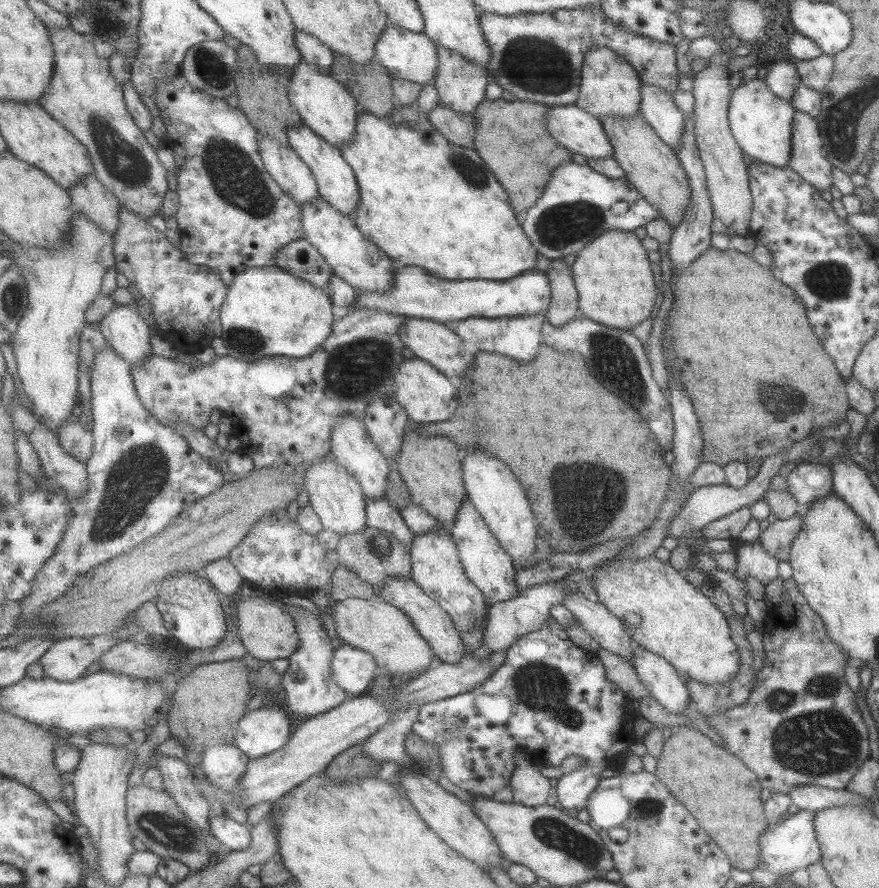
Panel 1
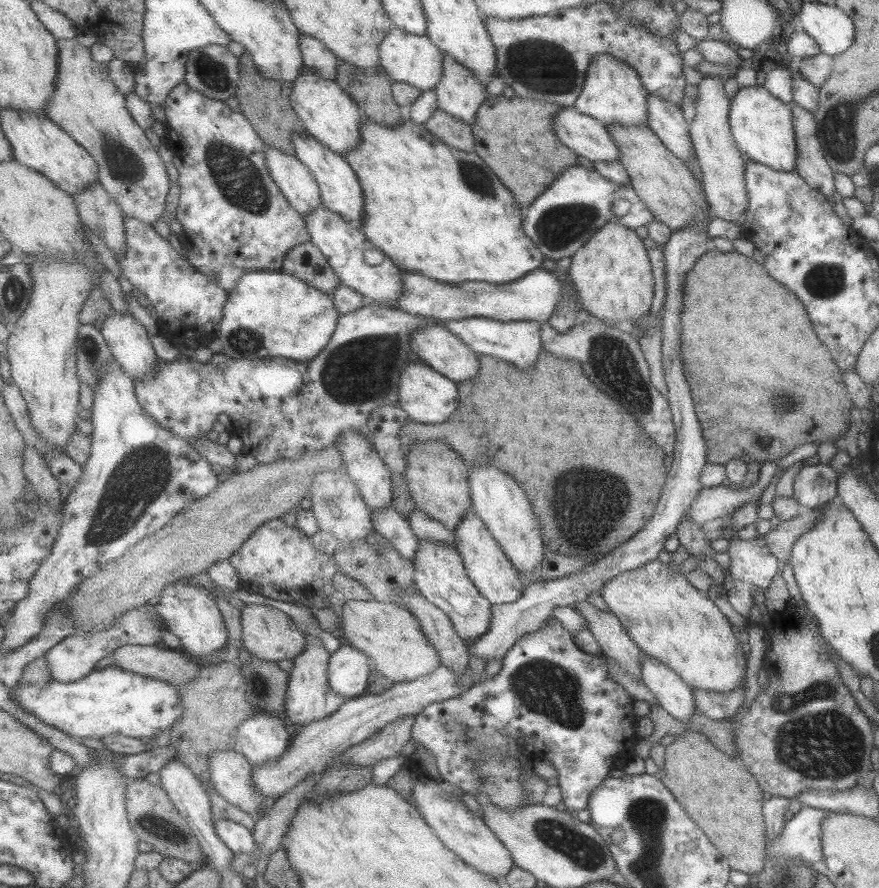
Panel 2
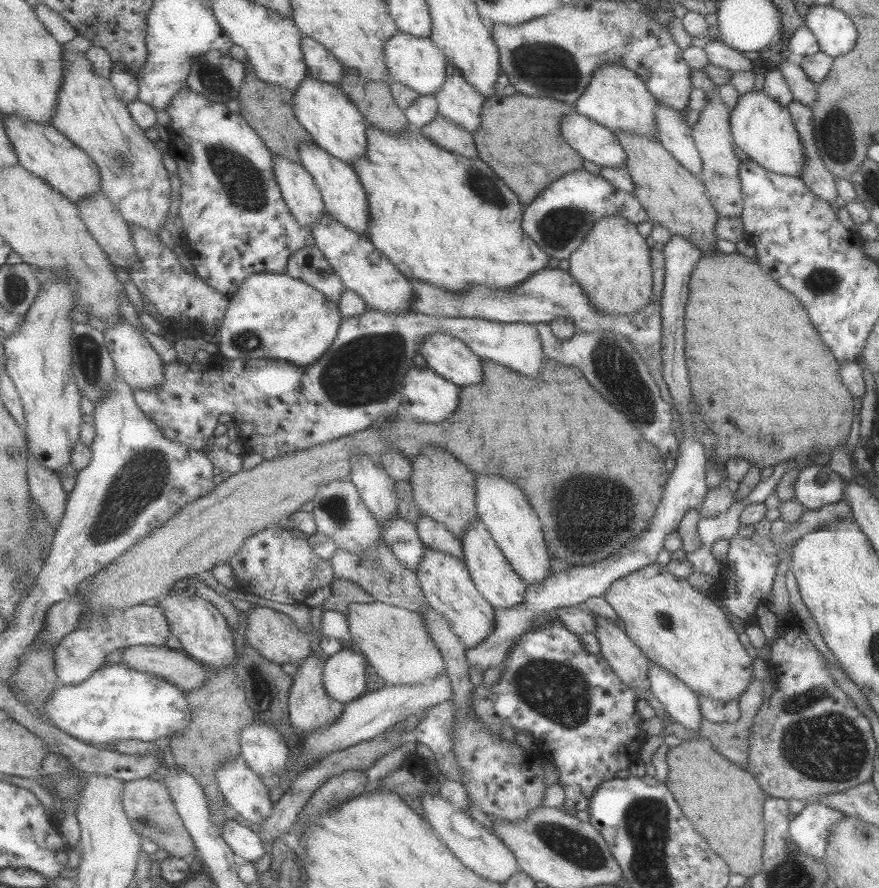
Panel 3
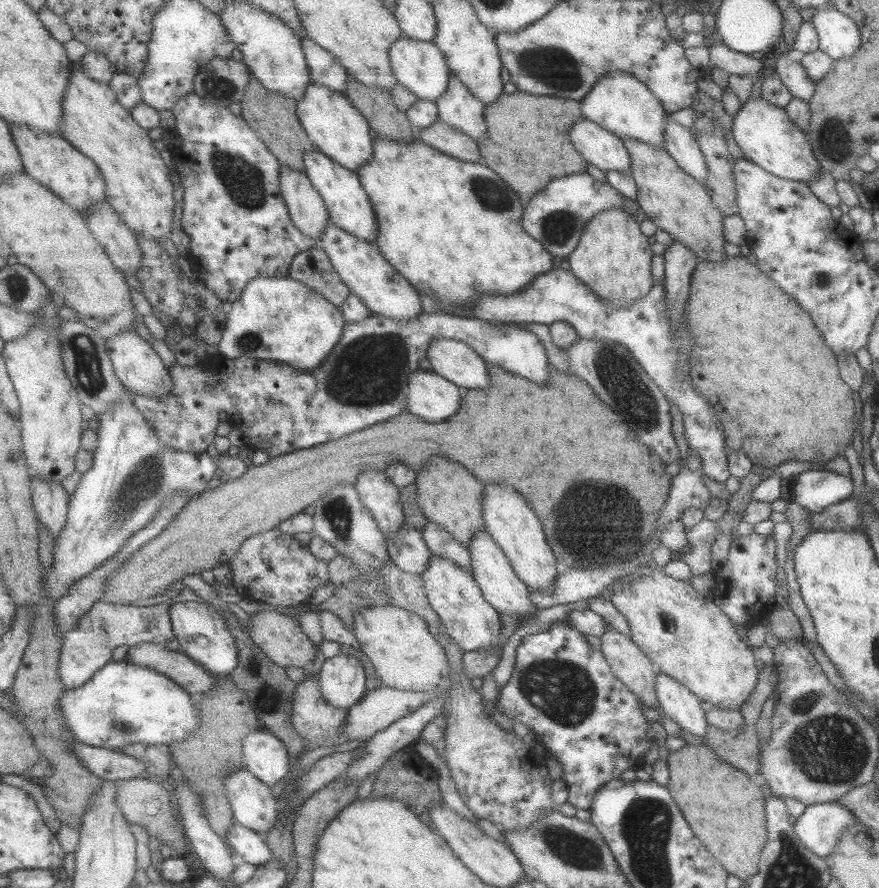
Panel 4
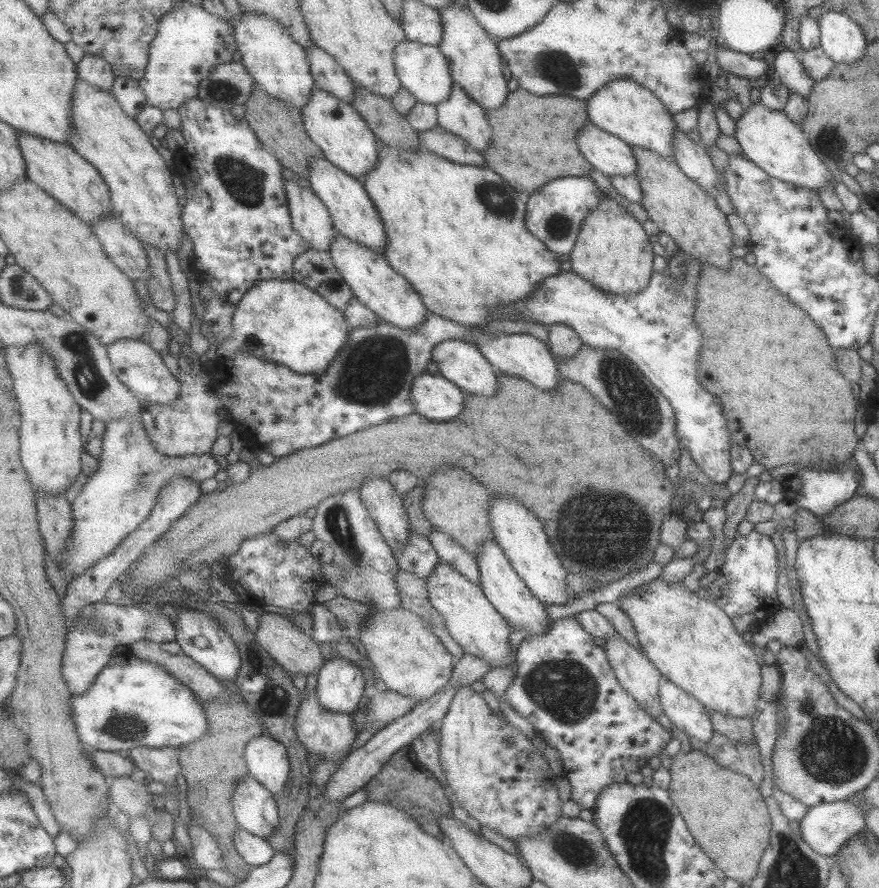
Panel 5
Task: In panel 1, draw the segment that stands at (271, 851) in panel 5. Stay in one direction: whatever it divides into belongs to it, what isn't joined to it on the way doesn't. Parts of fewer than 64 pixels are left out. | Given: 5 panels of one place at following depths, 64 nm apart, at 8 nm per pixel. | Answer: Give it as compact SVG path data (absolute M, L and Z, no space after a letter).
M214 815L210 818L210 829L229 850L239 852L250 847L252 829L245 823L241 824L226 815Z

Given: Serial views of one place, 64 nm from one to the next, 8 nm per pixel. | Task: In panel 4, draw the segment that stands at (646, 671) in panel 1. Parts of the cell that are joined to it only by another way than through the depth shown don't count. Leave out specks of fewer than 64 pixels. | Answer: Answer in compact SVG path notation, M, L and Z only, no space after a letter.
M657 670L654 689L659 706L680 729L695 736L703 736L707 732L703 702L686 686Z

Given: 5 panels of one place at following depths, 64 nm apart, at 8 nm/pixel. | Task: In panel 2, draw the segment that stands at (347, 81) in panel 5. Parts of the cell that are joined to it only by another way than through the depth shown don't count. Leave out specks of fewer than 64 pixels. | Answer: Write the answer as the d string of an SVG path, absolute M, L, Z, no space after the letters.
M302 33L300 45L305 65L313 67L317 74L323 75L323 78L336 77L340 58L321 39Z

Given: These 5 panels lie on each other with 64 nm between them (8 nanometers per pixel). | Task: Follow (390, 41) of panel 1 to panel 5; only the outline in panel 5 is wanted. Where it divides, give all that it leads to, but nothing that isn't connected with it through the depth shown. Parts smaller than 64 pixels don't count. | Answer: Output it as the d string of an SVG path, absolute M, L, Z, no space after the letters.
M407 39L396 46L395 54L395 68L402 86L408 88L418 98L418 102L439 106L451 96L455 80L450 59L438 46Z

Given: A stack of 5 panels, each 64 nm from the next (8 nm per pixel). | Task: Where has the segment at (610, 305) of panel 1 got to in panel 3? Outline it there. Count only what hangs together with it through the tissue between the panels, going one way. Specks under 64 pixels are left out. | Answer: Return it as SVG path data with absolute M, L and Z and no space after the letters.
M620 213L605 216L590 230L579 249L570 256L569 271L579 282L588 301L598 312L623 316L634 314L652 300L651 250L645 238Z

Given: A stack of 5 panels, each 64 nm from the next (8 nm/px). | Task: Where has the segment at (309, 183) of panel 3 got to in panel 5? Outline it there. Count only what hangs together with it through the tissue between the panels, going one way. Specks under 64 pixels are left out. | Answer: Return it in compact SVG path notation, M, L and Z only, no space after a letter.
M286 180L285 188L295 230L311 244L311 250L331 252L337 231L329 207L311 187L299 186L295 180Z

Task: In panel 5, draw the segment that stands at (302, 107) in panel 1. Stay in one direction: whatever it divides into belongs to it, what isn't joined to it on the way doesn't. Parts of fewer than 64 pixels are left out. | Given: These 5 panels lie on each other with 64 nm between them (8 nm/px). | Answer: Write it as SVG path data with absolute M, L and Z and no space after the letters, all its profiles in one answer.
M315 86L309 104L303 107L302 116L311 140L323 150L324 156L335 166L359 180L363 180L371 170L377 168L381 153L379 140L369 123L352 104L347 104L328 90Z

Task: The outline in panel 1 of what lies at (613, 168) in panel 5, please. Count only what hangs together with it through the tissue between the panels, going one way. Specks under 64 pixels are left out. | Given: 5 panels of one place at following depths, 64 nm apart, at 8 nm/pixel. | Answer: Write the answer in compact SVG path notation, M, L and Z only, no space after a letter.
M576 104L551 107L547 129L562 146L585 158L612 156L614 152L600 120Z

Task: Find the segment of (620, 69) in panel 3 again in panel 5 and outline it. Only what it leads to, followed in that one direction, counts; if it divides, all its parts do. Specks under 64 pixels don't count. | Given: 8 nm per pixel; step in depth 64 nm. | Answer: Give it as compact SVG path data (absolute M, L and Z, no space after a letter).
M631 79L612 80L599 87L586 102L590 123L630 146L641 146L659 156L672 159L671 144L676 125L659 99L650 90L644 89L641 83Z

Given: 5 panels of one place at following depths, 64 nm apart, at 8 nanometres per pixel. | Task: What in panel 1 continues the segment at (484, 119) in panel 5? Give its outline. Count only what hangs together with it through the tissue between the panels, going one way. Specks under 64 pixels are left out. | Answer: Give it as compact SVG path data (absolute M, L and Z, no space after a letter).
M441 46L438 51L440 63L434 85L440 92L441 105L451 107L455 112L474 115L479 106L487 100L487 86L492 80L488 69L459 54L459 51Z

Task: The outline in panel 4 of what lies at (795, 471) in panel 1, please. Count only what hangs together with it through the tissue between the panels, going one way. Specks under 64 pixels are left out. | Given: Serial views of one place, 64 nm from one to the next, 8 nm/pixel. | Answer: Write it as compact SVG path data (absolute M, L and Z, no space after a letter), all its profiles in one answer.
M823 468L806 470L793 477L789 500L811 513L822 512L826 506L851 497L853 488L849 476Z

